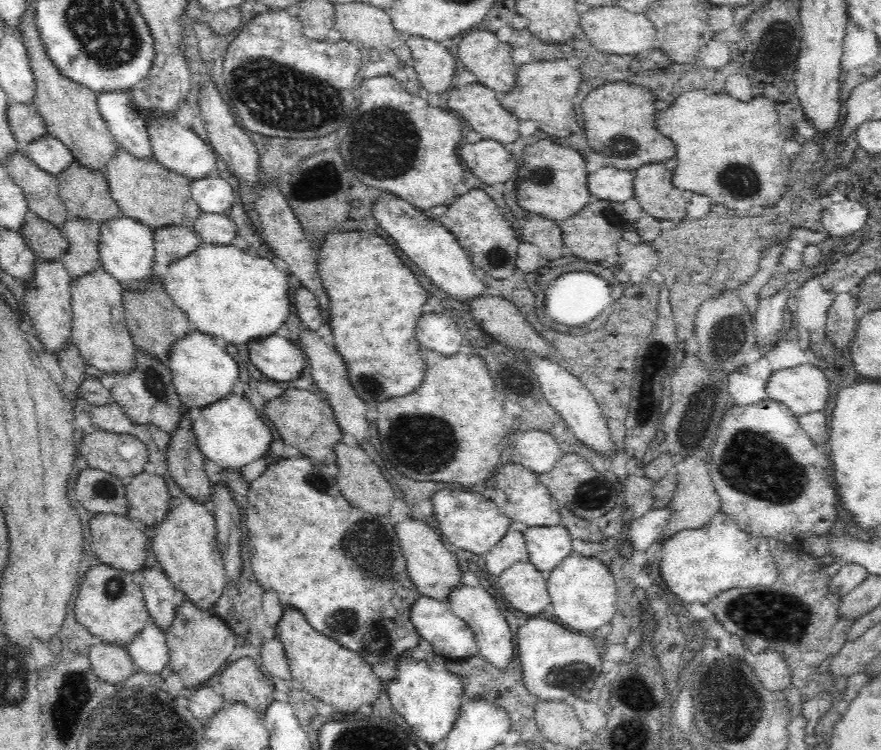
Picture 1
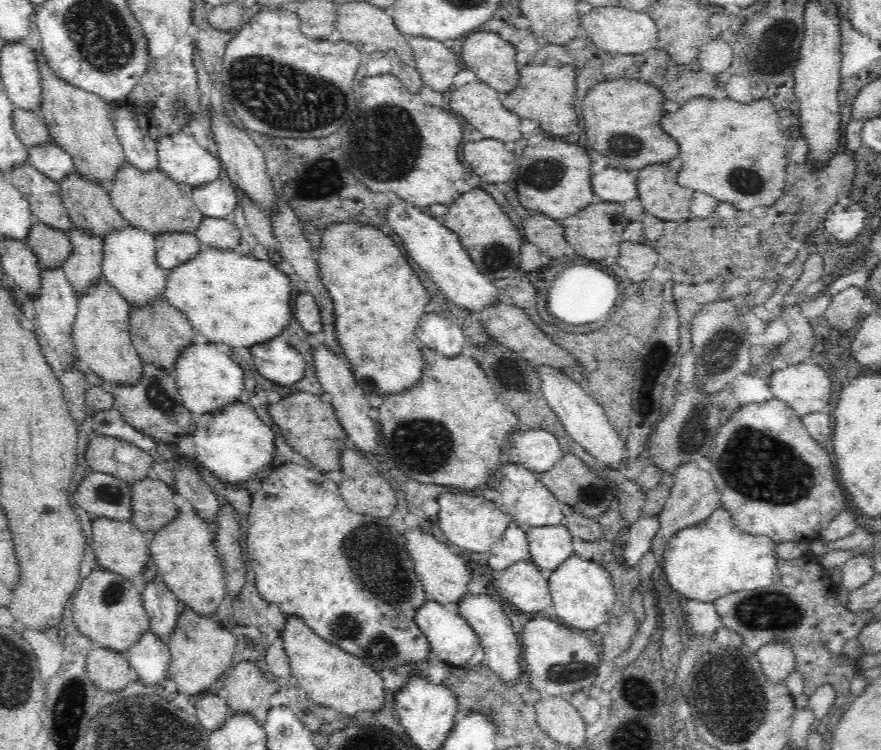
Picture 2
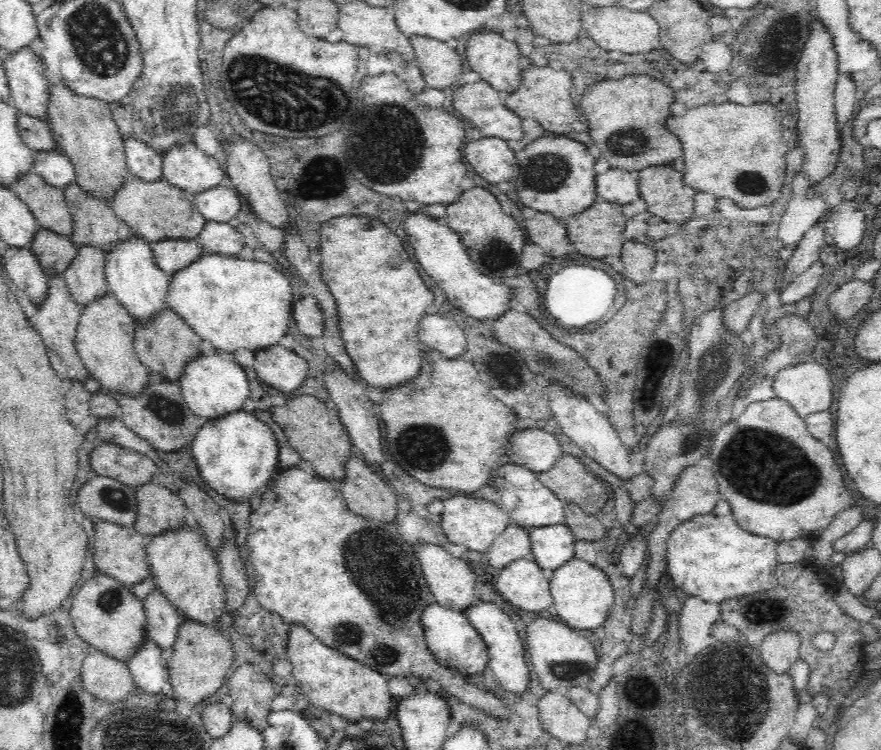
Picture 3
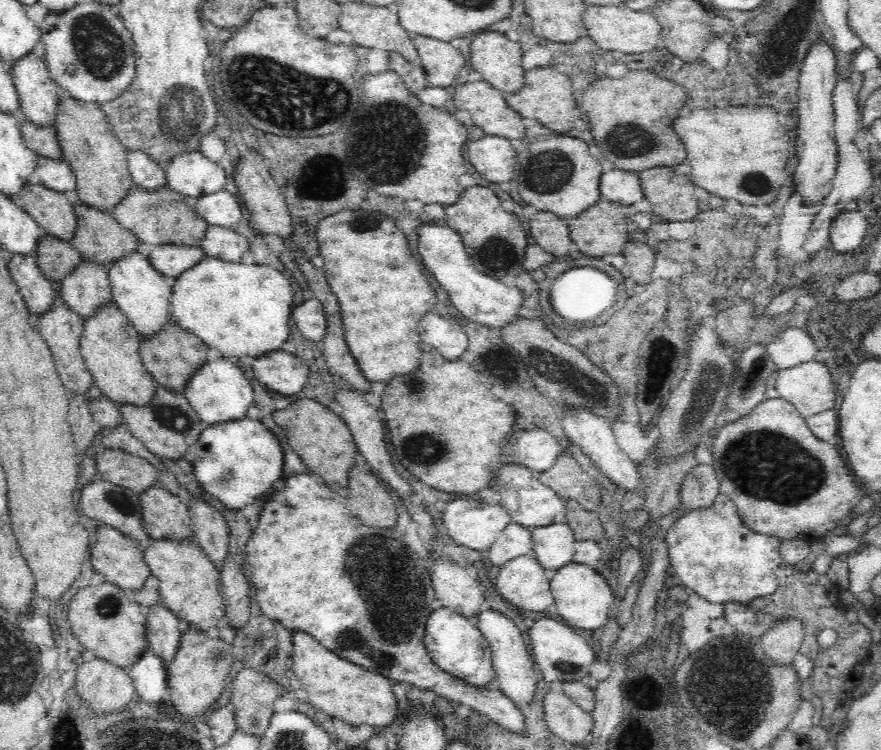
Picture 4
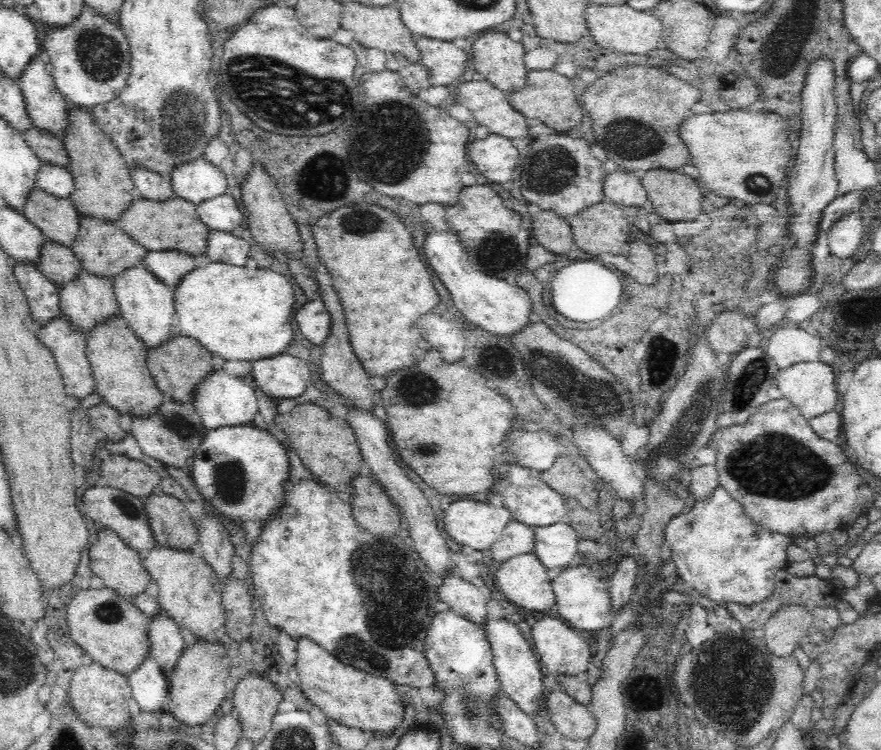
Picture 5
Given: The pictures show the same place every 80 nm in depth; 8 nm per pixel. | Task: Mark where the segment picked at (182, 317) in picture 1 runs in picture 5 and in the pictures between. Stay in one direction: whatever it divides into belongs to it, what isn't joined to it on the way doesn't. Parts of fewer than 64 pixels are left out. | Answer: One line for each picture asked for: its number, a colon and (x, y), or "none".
2: (158, 330)
3: (164, 345)
4: (171, 355)
5: (177, 365)

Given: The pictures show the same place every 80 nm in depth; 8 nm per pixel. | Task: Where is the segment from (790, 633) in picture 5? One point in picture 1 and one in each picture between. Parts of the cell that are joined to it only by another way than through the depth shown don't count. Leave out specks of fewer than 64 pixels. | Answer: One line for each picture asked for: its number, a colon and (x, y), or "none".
1: (771, 669)
2: (776, 660)
3: (779, 651)
4: (781, 644)

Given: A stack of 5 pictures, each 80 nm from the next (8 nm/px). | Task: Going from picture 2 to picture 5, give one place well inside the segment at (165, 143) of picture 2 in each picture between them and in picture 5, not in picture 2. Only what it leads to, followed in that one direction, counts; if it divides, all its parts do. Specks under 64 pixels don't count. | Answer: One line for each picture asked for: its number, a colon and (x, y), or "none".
3: (186, 165)
4: (191, 173)
5: (197, 180)

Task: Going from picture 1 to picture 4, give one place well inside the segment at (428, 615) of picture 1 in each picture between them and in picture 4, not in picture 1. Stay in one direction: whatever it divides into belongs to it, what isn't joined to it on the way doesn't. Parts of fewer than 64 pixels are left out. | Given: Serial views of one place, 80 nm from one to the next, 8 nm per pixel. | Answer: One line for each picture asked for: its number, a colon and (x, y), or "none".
2: (452, 640)
3: (451, 638)
4: (456, 645)

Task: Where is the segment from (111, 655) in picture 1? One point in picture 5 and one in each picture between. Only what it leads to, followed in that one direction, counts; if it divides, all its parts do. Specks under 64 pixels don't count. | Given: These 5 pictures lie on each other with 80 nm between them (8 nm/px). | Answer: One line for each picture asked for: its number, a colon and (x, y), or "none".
2: (109, 669)
3: (107, 678)
4: (106, 687)
5: (100, 695)

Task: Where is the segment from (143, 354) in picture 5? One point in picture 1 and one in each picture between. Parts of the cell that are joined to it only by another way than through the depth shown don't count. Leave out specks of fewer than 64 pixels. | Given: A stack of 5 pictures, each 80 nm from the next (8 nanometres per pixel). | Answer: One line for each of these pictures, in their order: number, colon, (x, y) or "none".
1: (98, 329)
2: (101, 338)
3: (104, 341)
4: (109, 343)

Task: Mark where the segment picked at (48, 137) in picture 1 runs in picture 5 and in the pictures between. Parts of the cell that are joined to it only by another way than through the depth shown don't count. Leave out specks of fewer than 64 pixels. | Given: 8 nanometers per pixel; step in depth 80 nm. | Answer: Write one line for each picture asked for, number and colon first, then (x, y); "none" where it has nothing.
2: (49, 158)
3: (55, 167)
4: (55, 173)
5: (58, 180)

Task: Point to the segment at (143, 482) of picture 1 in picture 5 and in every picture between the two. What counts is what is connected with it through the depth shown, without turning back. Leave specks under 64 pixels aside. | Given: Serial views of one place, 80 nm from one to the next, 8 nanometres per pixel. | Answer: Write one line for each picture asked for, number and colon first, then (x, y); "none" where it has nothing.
2: (152, 506)
3: (159, 508)
4: (164, 516)
5: (170, 525)

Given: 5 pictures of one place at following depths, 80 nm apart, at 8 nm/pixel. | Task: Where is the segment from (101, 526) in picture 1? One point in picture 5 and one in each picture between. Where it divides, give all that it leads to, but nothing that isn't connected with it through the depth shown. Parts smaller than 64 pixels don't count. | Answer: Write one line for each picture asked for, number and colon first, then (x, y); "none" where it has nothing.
2: (120, 547)
3: (118, 551)
4: (117, 557)
5: (122, 568)

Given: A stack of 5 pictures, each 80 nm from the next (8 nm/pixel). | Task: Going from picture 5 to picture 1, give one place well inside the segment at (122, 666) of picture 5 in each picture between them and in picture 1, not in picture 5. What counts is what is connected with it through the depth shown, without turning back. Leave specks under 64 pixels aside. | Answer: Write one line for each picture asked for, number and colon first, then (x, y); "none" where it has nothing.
1: (109, 604)
2: (107, 608)
3: (107, 615)
4: (106, 619)

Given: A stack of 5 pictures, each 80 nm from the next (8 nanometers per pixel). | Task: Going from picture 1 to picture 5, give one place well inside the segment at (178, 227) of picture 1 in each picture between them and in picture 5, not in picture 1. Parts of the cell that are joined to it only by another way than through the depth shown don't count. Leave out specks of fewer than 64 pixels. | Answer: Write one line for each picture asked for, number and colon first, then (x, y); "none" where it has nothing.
2: (172, 248)
3: (171, 254)
4: (171, 260)
5: (169, 266)

